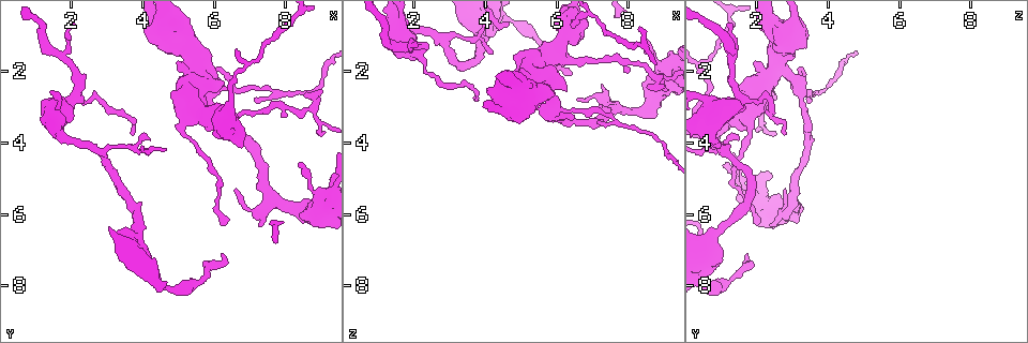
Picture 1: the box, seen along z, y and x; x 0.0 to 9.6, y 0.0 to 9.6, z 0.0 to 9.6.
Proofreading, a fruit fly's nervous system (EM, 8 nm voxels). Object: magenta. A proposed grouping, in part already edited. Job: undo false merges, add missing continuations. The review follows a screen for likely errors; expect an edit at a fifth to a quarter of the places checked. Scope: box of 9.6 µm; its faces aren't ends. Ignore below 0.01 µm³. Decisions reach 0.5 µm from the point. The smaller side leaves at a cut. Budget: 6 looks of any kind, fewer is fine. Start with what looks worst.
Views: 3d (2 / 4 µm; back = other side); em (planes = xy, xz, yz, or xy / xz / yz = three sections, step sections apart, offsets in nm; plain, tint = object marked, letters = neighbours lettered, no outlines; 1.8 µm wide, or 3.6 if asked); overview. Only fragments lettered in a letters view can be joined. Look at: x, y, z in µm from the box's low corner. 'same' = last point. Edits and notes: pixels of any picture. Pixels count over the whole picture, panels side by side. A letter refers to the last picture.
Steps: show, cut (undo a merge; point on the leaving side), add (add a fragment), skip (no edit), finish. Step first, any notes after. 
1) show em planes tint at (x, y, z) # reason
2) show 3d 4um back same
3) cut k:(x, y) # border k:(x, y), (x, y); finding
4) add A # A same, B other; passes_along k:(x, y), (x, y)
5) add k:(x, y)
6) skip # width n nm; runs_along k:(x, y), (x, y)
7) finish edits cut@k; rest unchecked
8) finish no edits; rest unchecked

show em planes tint at (5.90, 2.35, 3.10) # a fork

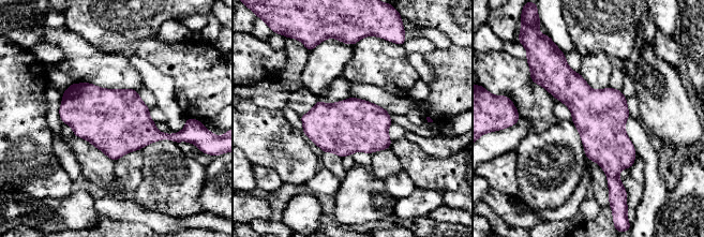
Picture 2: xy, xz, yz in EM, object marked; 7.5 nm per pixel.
show em planes letters same # see the neighbours

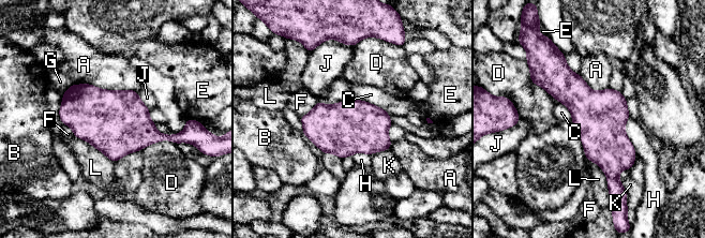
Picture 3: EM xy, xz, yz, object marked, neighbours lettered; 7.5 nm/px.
skip # width 380 nm; A other, B other, C other, D other, E other, F other, G other, H other, J other, K other, L other; border 3:(350, 98), (370, 102), (387, 113); one neuron here

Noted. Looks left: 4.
show em planes letters at (1.75, 1.60, 1.25) # arms part here

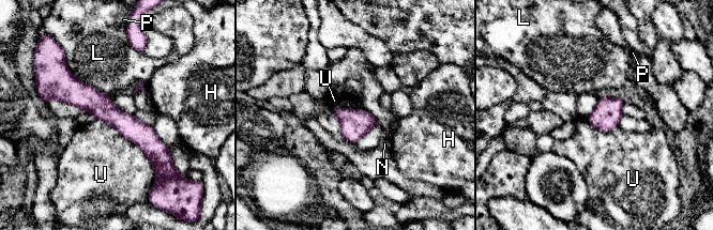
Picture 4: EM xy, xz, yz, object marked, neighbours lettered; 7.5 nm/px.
skip # H other, L other, N other, P other, U other; runs_along 4:(56, 93), (97, 103), (165, 156); all the same neuron

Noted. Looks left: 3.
show em xz step 8 letters at (7.30, 6.35, 2.40) # branch stops here

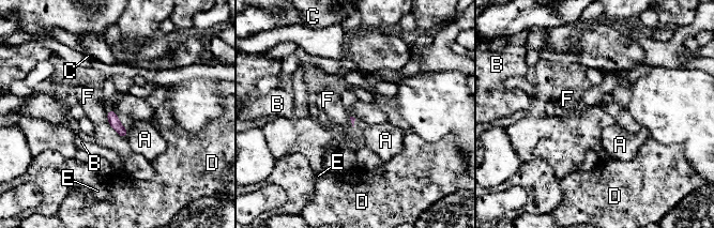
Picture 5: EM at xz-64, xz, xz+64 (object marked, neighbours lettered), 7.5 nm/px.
show em planes letters same

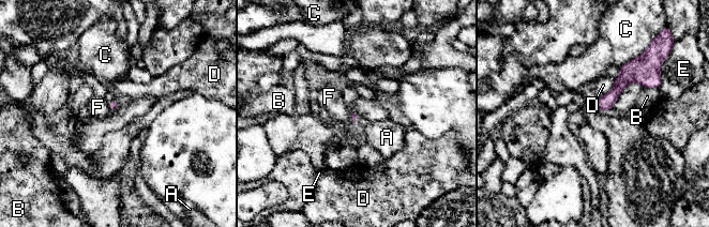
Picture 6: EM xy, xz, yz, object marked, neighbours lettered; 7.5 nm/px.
skip # A other, B other, C other, D other, E other, F other; border 6:(643, 86), (630, 82), (611, 109); none of them fits

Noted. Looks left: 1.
finish no edits; rest unchecked

